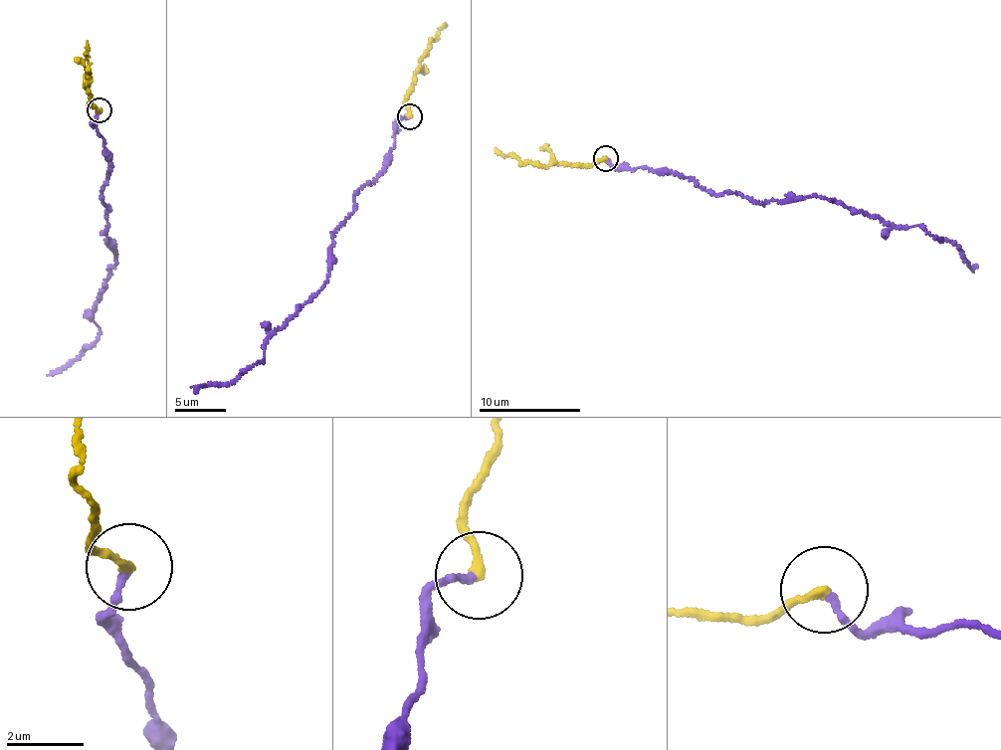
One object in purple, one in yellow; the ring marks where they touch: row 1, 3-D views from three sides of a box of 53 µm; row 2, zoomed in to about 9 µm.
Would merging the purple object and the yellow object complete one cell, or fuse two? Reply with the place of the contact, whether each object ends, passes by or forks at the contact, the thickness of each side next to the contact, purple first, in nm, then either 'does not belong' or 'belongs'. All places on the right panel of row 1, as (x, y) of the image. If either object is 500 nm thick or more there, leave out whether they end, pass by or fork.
at (606, 158); purple ends there; yellow ends there; 190 nm thick on the purple side, 200 nm on the other; belongs

